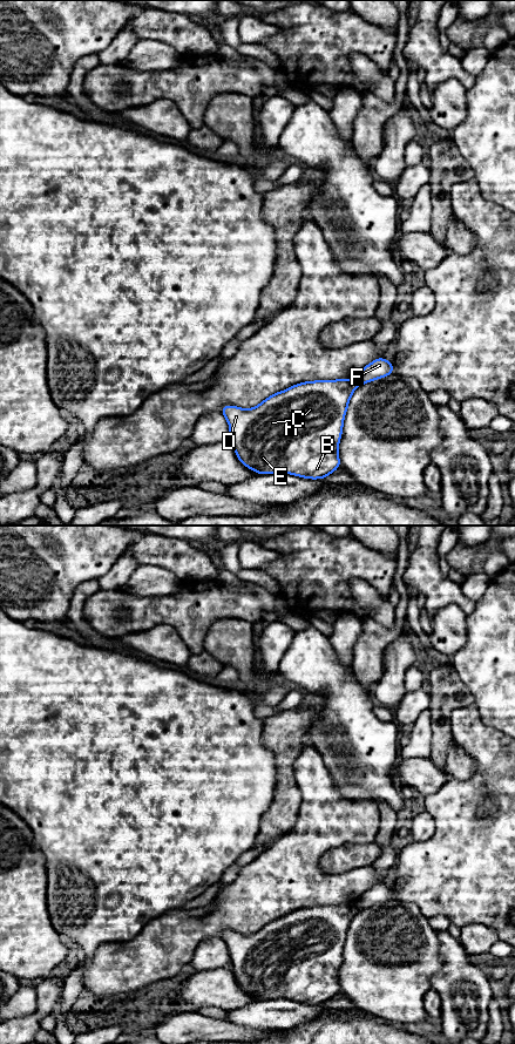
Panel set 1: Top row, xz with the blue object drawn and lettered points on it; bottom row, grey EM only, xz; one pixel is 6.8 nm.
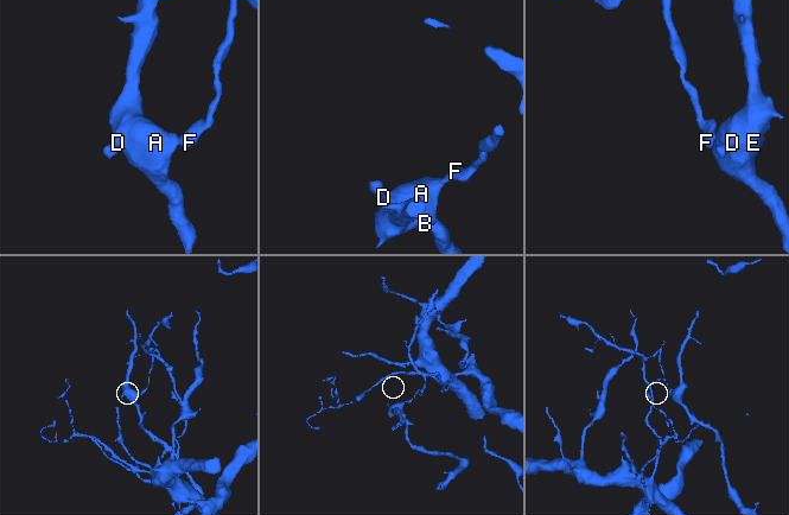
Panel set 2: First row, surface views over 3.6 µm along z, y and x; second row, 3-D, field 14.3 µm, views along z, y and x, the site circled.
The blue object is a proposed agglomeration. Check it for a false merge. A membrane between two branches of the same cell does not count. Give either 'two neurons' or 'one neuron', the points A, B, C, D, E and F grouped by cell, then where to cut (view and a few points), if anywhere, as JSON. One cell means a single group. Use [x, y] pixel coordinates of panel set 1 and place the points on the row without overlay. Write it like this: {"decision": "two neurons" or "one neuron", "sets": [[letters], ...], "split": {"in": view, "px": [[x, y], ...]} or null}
{"decision": "two neurons", "sets": [["A", "B", "C", "D", "E"], ["F"]], "split": {"in": "xz", "px": [[353, 906], [357, 909]]}}

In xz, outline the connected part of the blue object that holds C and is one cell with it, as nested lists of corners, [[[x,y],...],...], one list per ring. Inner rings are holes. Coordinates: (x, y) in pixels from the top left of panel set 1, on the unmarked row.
[[[319,906],[297,909],[266,923],[257,933],[243,935],[225,930],[221,938],[230,951],[230,967],[239,987],[257,999],[289,998],[299,1003],[324,1004],[341,992],[338,971],[350,923],[357,914],[354,906]],[[319,964],[321,975],[316,977],[312,968]]]

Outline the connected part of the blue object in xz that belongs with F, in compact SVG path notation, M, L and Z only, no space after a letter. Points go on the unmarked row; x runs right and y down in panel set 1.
M377 883L361 895L354 907L357 910L364 910L372 906L385 903L393 897L394 894L392 887L388 887L385 883Z

